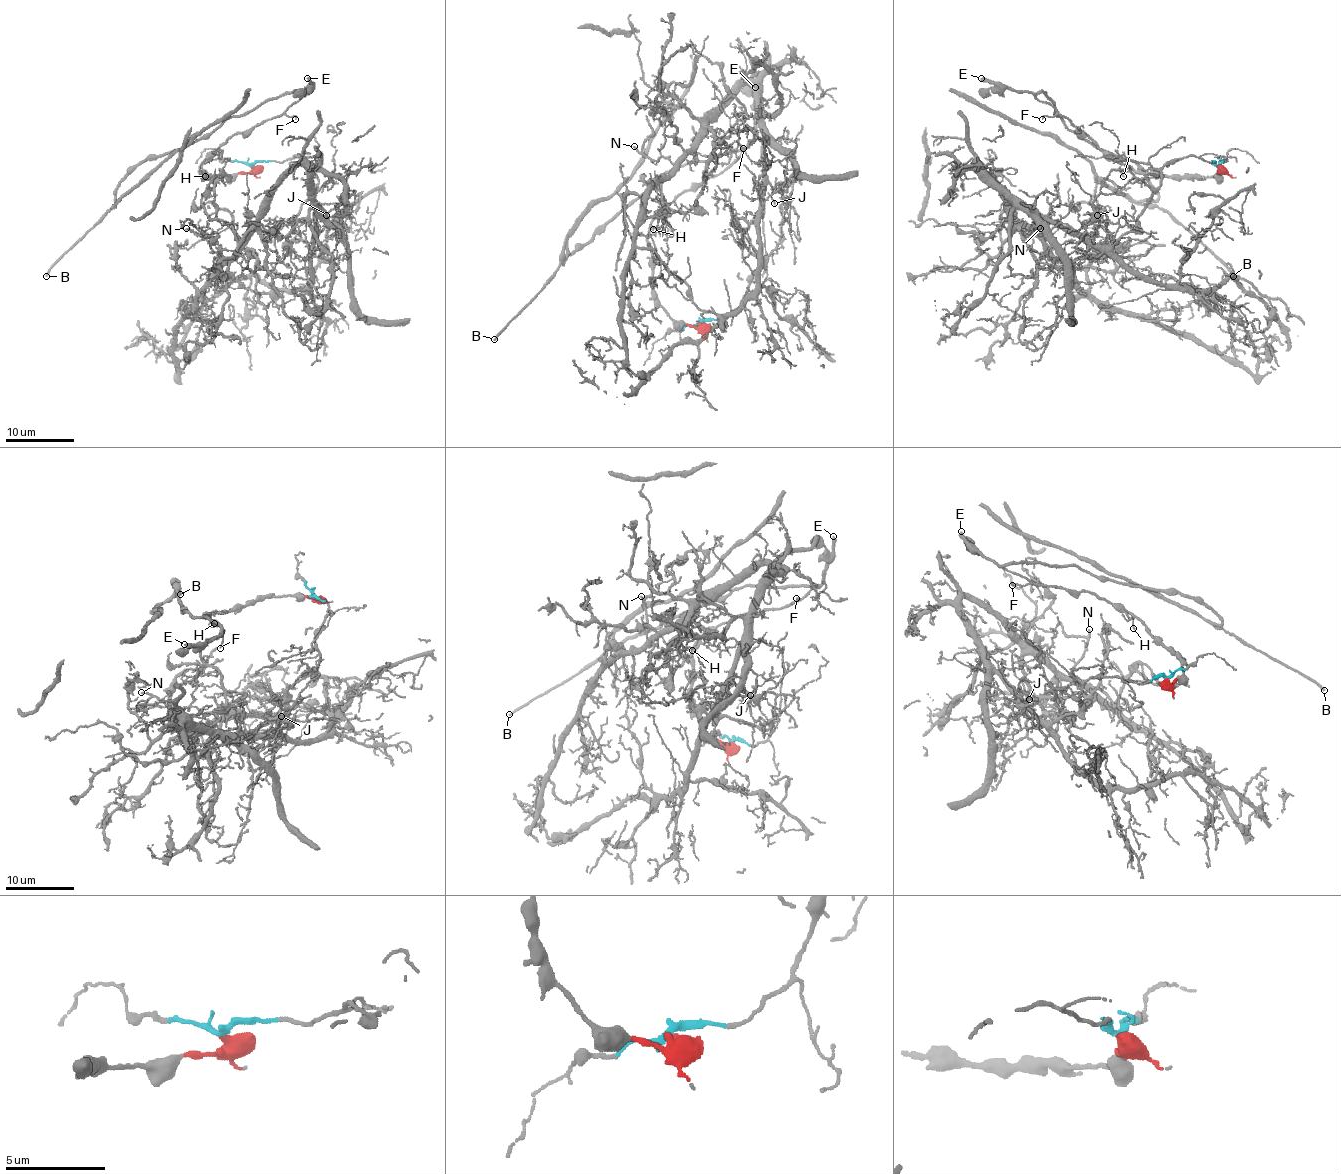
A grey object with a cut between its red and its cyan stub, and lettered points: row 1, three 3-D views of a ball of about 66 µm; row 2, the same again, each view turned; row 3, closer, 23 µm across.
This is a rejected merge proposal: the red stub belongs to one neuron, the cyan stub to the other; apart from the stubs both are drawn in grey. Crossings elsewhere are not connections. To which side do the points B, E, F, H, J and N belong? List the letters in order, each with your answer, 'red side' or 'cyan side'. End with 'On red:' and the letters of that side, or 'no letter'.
B: red side
E: red side
F: red side
H: red side
J: cyan side
N: cyan side
On red: B, E, F, H

